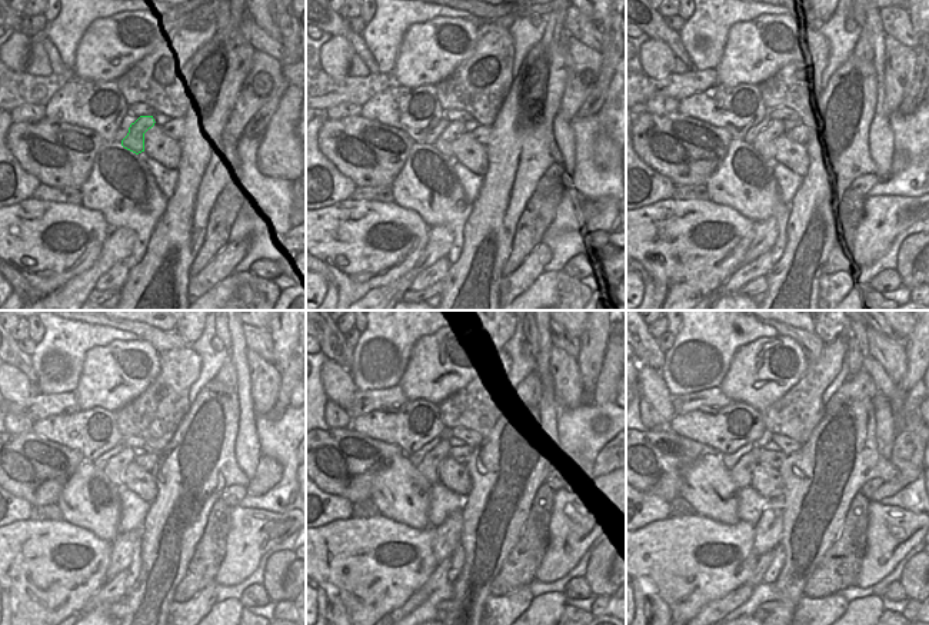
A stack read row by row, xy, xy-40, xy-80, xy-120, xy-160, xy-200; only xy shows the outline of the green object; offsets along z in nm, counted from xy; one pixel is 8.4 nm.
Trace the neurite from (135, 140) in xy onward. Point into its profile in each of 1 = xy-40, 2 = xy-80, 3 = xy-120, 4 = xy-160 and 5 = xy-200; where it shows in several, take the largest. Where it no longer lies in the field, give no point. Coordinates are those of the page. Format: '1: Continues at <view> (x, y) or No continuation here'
1: Continues at xy-40 (445, 143)
2: Continues at xy-80 (763, 143)
3: Continues at xy-120 (115, 465)
4: Continues at xy-160 (433, 459)
5: Continues at xy-200 (741, 472)

